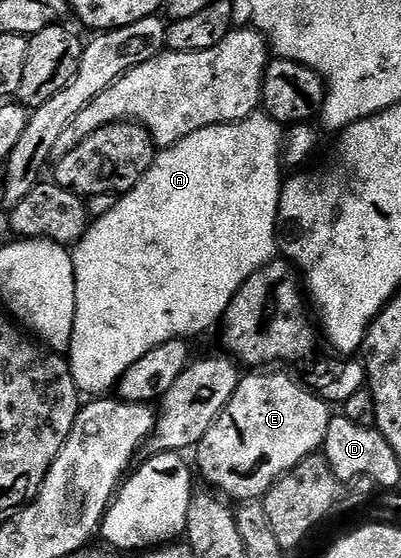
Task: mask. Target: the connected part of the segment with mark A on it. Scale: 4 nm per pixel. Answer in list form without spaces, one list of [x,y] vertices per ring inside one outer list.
[[[257,111],[251,117],[235,121],[229,125],[215,125],[214,127],[206,127],[202,131],[194,131],[194,135],[186,135],[186,139],[182,139],[178,143],[161,148],[156,155],[156,161],[150,167],[150,171],[146,171],[146,175],[142,175],[142,179],[136,186],[126,194],[119,196],[114,207],[110,207],[110,211],[106,211],[106,215],[95,218],[89,224],[88,229],[84,232],[84,236],[75,242],[74,248],[71,250],[72,262],[74,263],[74,279],[76,280],[76,318],[74,319],[74,335],[72,336],[72,346],[66,350],[68,363],[72,367],[74,375],[74,383],[81,394],[84,395],[104,395],[109,391],[115,390],[116,385],[122,379],[122,375],[133,365],[138,363],[138,359],[142,359],[142,355],[146,355],[146,351],[154,351],[154,347],[162,347],[162,343],[170,343],[171,341],[179,341],[181,339],[193,339],[199,333],[204,333],[212,324],[215,326],[217,322],[223,318],[224,313],[230,307],[230,303],[234,299],[234,295],[238,295],[238,291],[242,287],[242,283],[246,283],[246,279],[250,279],[250,275],[254,275],[254,271],[258,271],[263,265],[273,260],[278,253],[278,242],[276,239],[276,216],[278,215],[278,207],[280,206],[280,191],[282,188],[282,176],[280,177],[280,169],[282,170],[282,150],[284,148],[285,130],[278,124],[275,119],[269,117],[263,111]]]

